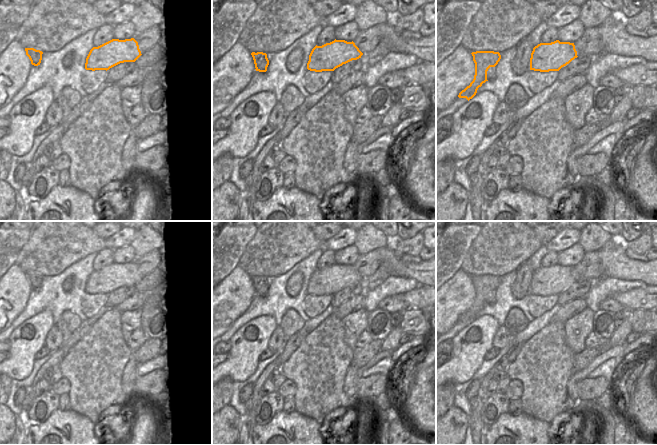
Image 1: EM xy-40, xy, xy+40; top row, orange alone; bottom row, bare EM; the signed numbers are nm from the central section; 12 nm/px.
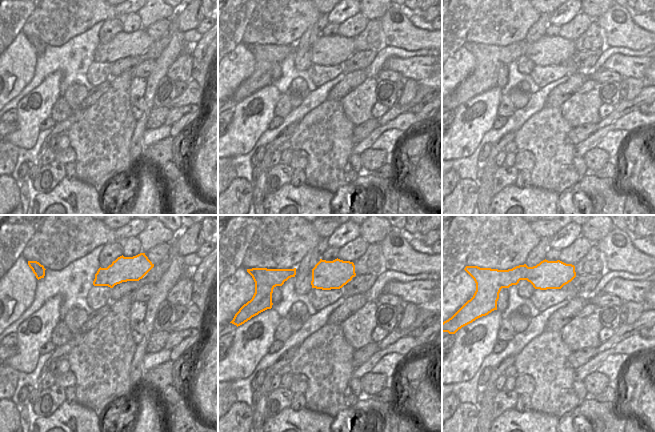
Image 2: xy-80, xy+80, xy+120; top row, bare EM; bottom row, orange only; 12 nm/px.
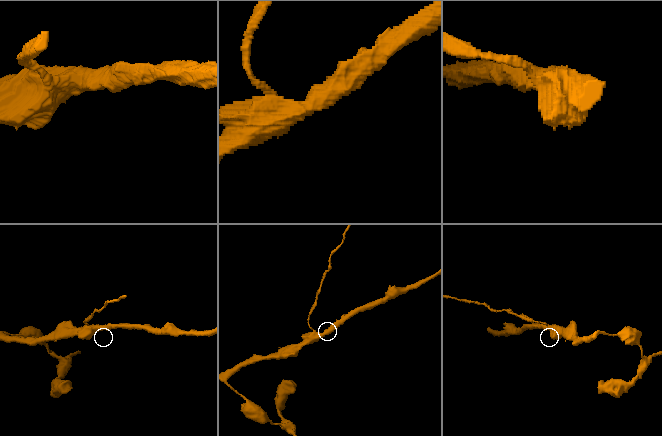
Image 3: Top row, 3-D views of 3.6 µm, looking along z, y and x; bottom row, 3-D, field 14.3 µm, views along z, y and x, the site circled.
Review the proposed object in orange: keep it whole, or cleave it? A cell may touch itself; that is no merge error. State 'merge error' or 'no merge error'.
merge error

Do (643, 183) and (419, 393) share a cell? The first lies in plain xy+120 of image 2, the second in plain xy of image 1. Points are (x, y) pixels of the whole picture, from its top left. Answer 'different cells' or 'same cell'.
same cell

